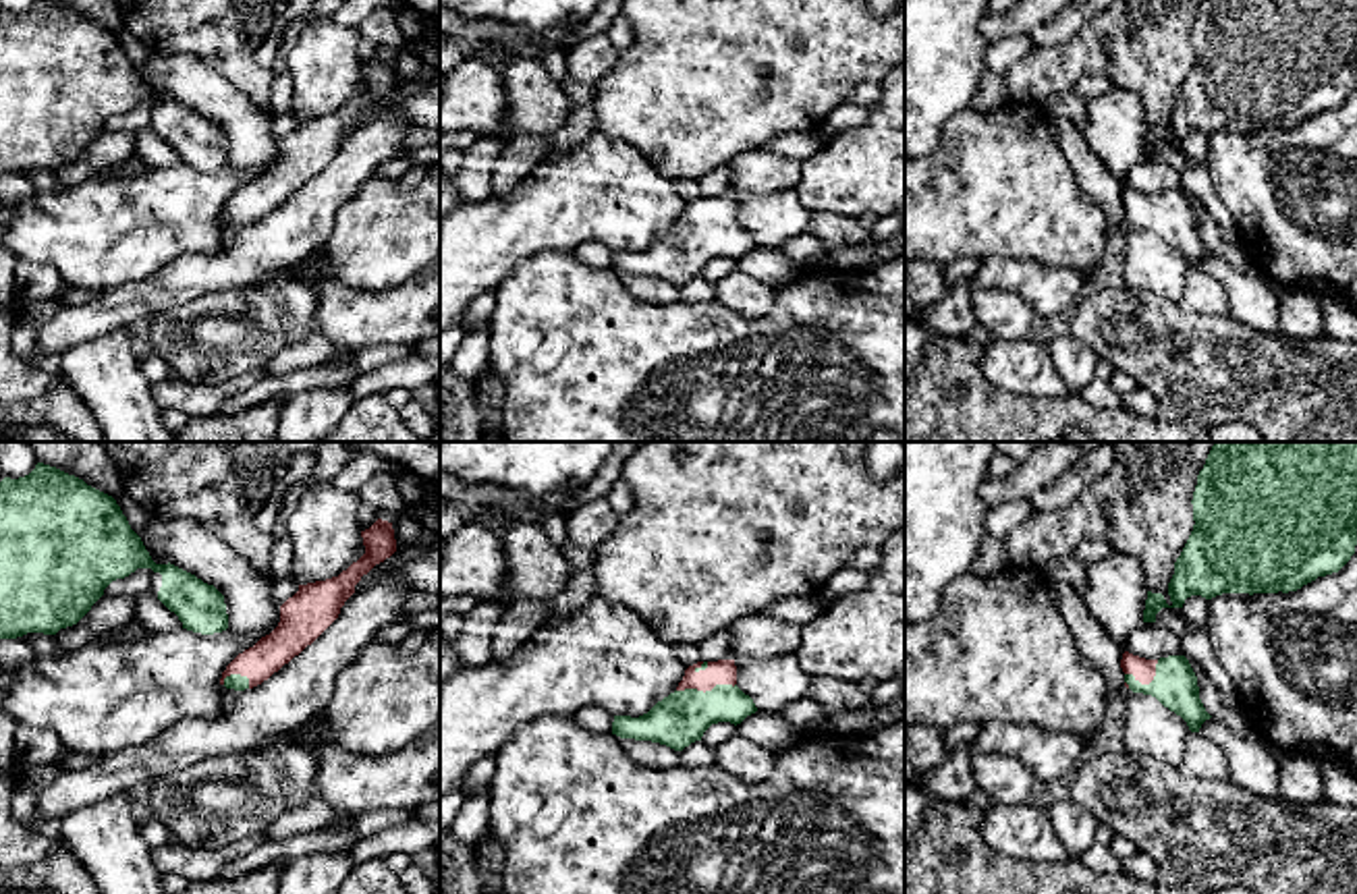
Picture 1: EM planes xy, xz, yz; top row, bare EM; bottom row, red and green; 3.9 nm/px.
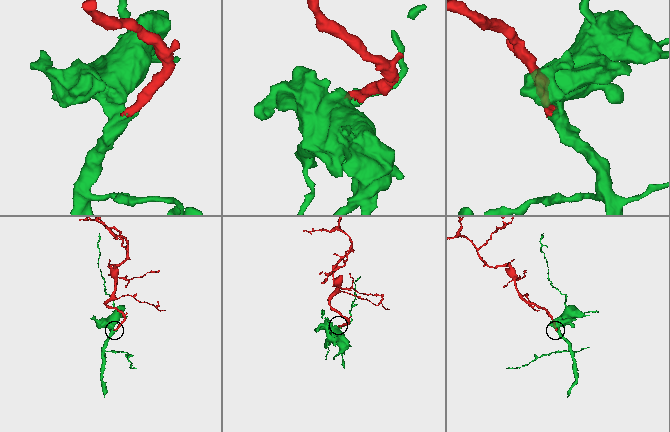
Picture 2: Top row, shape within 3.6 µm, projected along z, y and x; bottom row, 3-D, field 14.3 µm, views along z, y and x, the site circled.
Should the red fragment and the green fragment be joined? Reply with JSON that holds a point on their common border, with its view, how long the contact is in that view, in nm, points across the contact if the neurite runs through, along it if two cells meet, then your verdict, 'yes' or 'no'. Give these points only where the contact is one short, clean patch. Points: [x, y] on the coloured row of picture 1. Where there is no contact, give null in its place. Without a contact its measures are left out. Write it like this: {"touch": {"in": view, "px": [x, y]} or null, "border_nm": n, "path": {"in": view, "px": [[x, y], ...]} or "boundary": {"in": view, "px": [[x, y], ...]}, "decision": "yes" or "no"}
{"touch": {"in": "xz", "px": [706, 689]}, "border_nm": 240, "path": {"in": "xz", "px": [[718, 673], [706, 689], [681, 718]]}, "decision": "yes"}

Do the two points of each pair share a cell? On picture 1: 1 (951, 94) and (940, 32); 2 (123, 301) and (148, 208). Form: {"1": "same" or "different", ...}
{"1": "same", "2": "different"}

